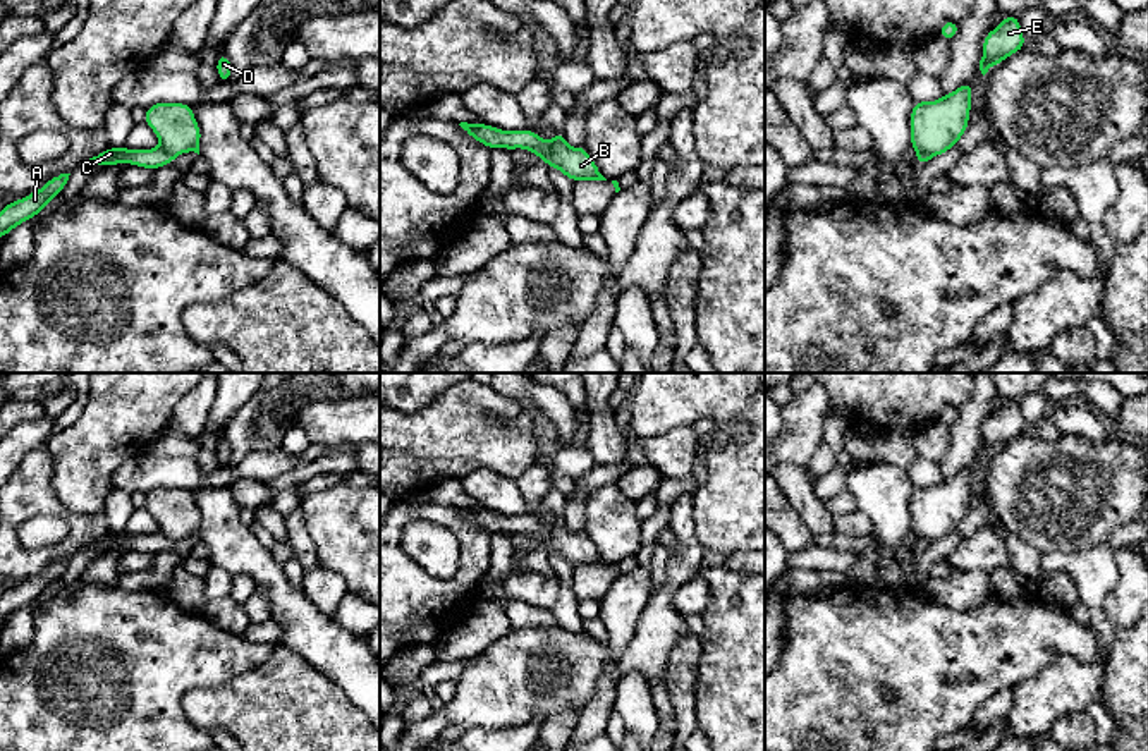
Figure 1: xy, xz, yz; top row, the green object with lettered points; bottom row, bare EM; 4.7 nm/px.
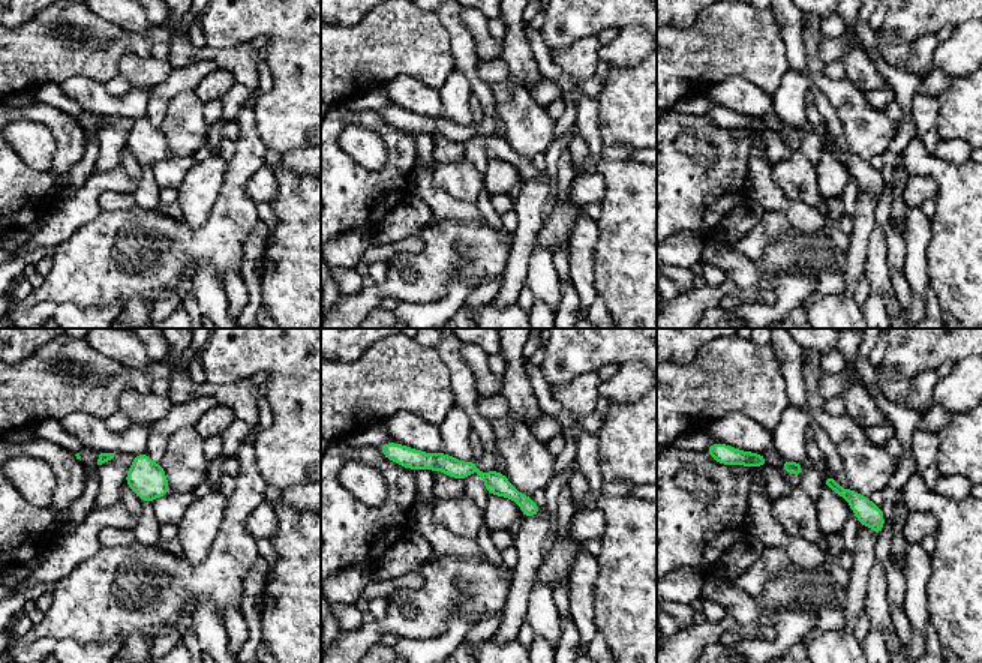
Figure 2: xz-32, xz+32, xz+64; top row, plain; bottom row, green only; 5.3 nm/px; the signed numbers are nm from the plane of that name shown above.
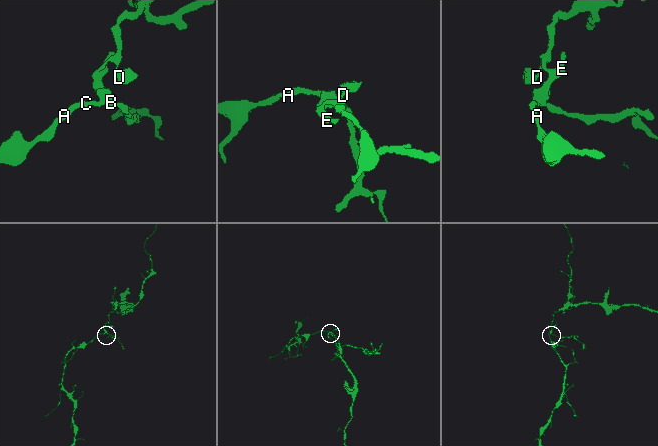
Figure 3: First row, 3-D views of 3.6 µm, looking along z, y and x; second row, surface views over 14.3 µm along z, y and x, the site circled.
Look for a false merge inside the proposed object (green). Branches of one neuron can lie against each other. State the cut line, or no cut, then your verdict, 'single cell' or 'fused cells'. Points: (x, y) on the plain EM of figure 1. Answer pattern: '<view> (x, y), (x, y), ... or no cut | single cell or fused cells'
xz (550, 526), (550, 535), (542, 543) | fused cells

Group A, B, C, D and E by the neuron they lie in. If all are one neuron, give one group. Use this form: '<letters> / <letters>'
A C / B D E

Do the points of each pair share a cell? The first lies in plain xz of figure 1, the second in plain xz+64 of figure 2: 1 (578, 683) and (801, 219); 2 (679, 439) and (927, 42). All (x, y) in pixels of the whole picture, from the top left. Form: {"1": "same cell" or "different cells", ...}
{"1": "different cells", "2": "same cell"}

